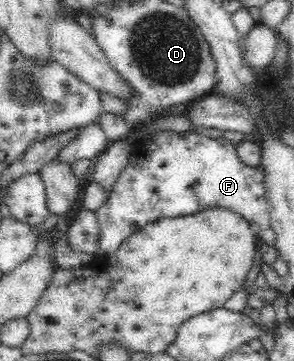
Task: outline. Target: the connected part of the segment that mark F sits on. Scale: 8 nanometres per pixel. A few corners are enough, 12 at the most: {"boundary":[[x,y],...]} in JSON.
{"boundary":[[224,136],[138,139],[95,212],[108,257],[215,208],[276,247],[260,167]]}

